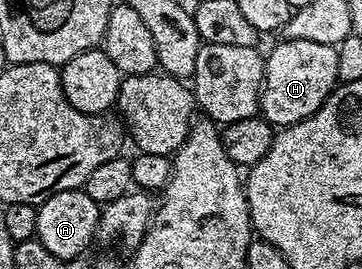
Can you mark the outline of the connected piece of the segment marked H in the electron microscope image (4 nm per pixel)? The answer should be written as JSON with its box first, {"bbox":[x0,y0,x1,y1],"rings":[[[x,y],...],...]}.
{"bbox":[260,39,339,127],"rings":[[[281,39],[265,57],[265,87],[261,91],[260,116],[273,127],[294,125],[313,117],[315,111],[337,88],[339,59],[334,46],[309,39]]]}

